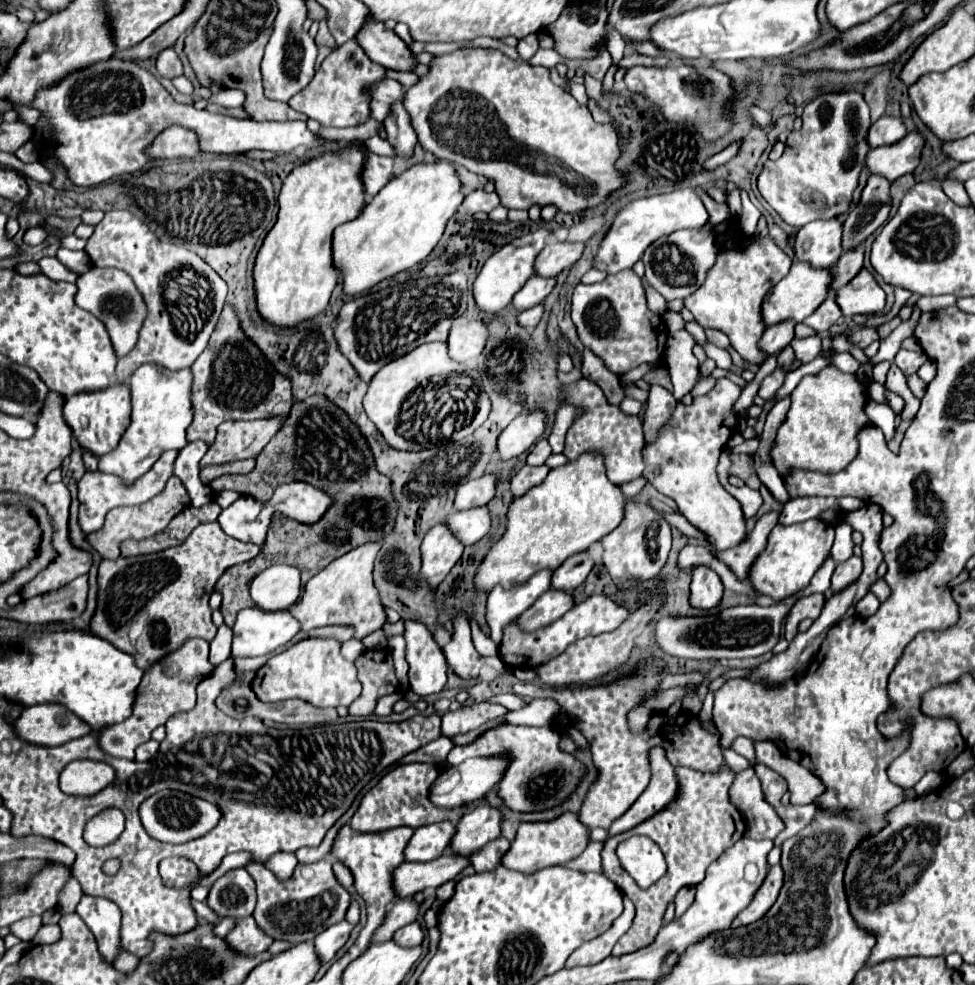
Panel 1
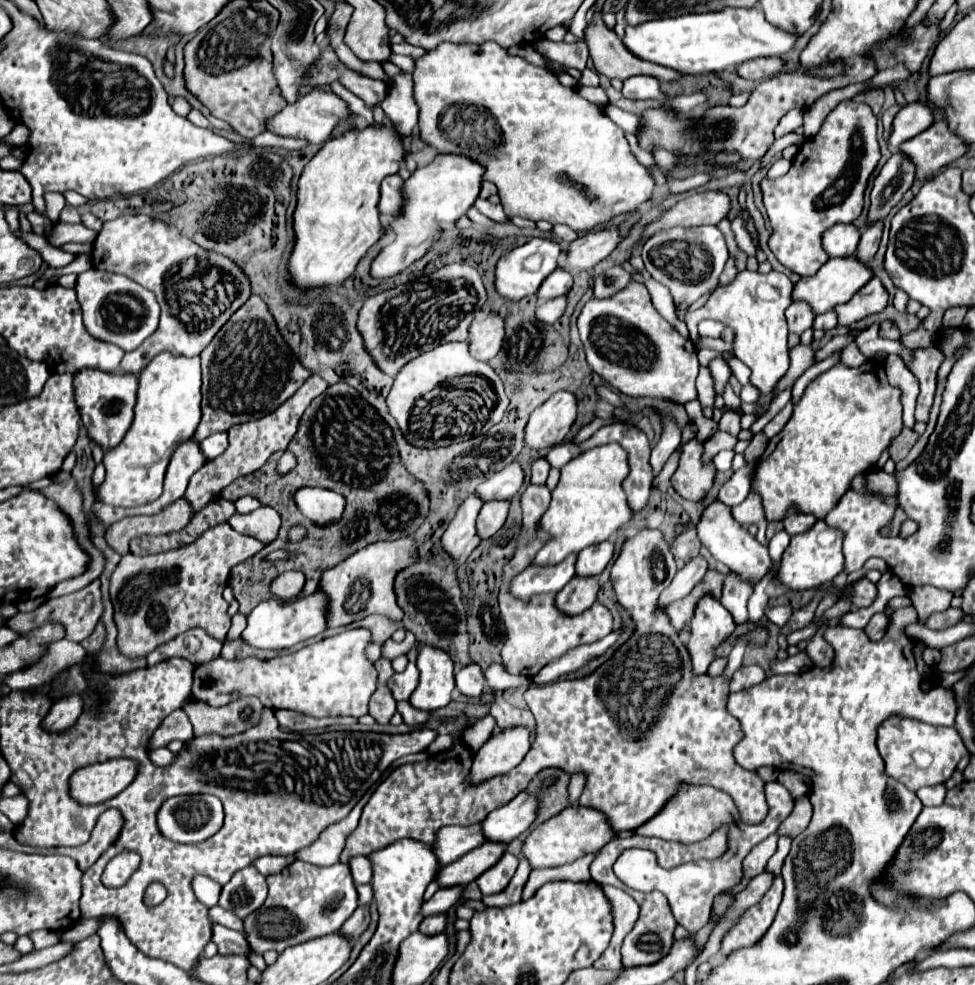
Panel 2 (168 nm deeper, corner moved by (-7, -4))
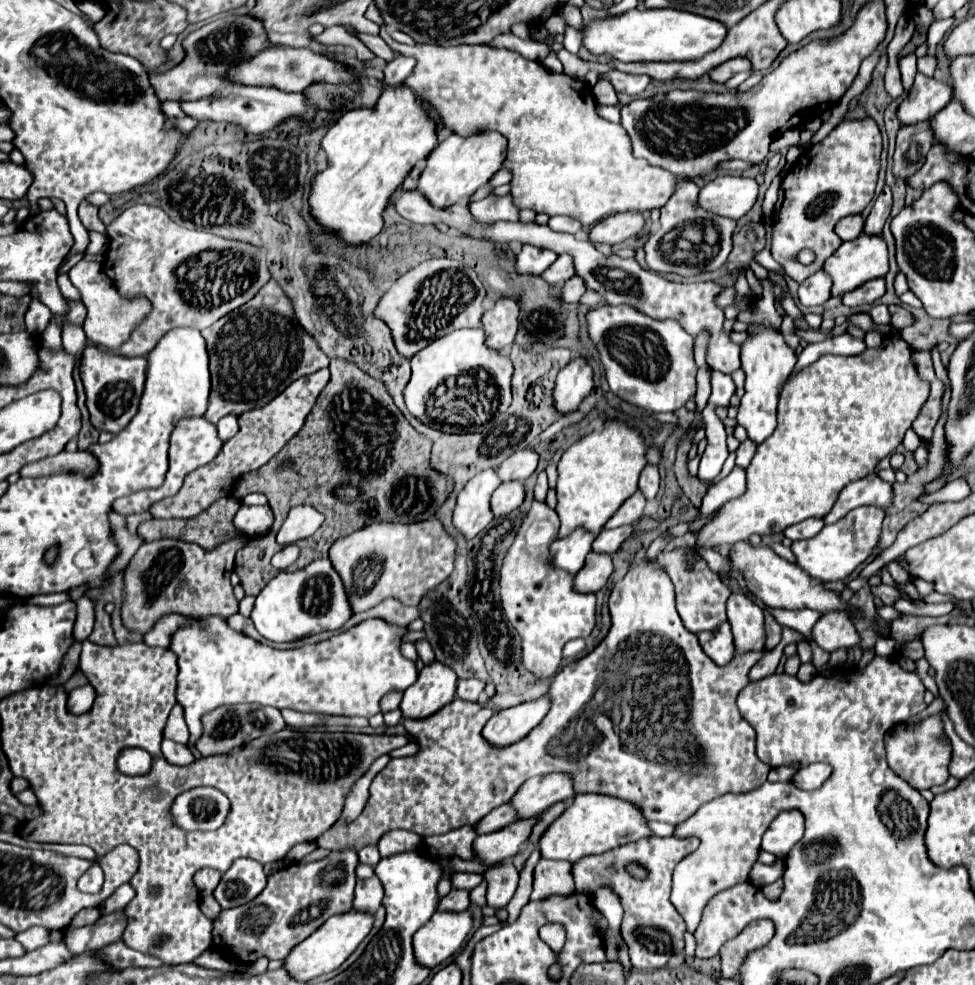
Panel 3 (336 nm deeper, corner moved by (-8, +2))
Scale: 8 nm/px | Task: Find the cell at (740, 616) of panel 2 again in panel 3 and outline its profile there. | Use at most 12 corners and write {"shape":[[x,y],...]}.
{"shape":[[732,592],[728,622],[736,652],[764,648],[762,608]]}

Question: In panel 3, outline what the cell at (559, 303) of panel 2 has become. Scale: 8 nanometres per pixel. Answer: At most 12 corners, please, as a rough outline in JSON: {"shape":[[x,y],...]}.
{"shape":[[578,276],[562,286],[564,302],[578,304],[584,284]]}

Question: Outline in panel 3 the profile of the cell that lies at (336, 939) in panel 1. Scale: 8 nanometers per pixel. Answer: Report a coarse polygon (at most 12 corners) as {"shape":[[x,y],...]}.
{"shape":[[376,876],[358,880],[354,908],[376,912],[384,890]]}

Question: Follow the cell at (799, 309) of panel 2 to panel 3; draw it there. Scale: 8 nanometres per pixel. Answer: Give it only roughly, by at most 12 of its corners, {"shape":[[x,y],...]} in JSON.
{"shape":[[818,270],[798,288],[802,306],[830,298],[832,280]]}

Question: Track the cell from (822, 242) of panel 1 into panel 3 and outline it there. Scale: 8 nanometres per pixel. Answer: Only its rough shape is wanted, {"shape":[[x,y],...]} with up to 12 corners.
{"shape":[[860,214],[842,218],[836,234],[846,242],[860,236],[864,220]]}

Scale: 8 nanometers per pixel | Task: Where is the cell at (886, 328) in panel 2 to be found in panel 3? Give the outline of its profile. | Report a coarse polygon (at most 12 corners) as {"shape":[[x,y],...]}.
{"shape":[[888,306],[890,326],[902,330],[912,314],[902,306]]}

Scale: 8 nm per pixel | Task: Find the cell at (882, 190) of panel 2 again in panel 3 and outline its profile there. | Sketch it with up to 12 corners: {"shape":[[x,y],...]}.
{"shape":[[930,122],[900,128],[894,178],[922,168],[934,136]]}

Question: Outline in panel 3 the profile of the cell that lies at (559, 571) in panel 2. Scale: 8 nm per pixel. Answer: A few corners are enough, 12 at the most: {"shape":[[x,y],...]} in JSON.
{"shape":[[582,528],[550,548],[556,568],[576,574],[594,536]]}

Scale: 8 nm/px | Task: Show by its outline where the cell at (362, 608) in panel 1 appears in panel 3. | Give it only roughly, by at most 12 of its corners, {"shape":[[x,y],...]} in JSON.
{"shape":[[436,518],[336,540],[352,612],[416,606],[454,570]]}

